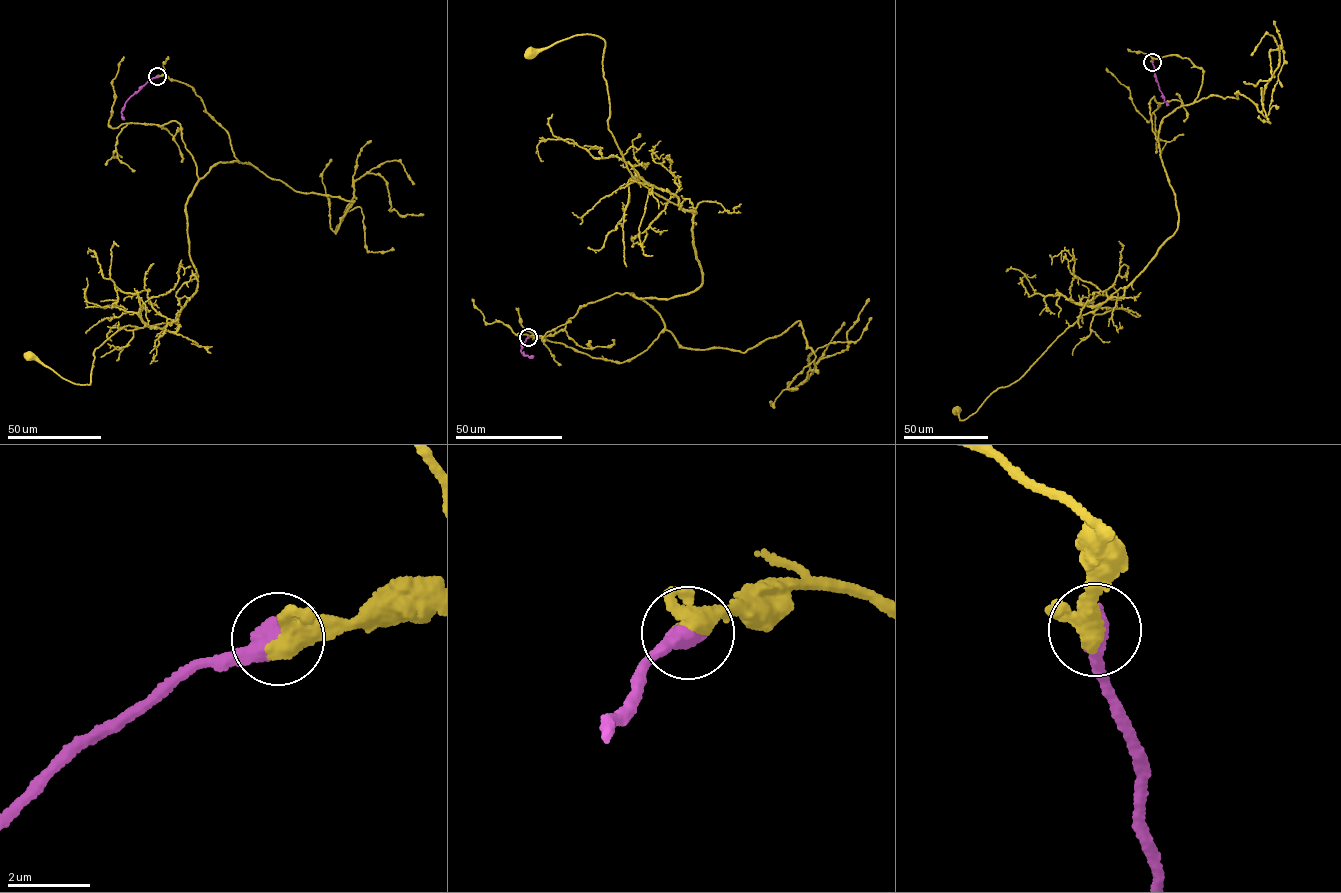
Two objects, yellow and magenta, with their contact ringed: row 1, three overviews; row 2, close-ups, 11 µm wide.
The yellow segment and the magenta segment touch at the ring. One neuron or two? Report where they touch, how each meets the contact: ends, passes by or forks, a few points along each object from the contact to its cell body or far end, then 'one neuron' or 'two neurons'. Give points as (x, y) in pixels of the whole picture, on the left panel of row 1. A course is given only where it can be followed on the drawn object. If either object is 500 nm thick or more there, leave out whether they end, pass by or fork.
at (157, 76); yellow runs (157, 76), (193, 87), (239, 162), (185, 206), (197, 289), (178, 324), (95, 349), (89, 384), (30, 356); magenta runs (157, 76), (126, 101), (121, 111), (124, 119); one neuron

